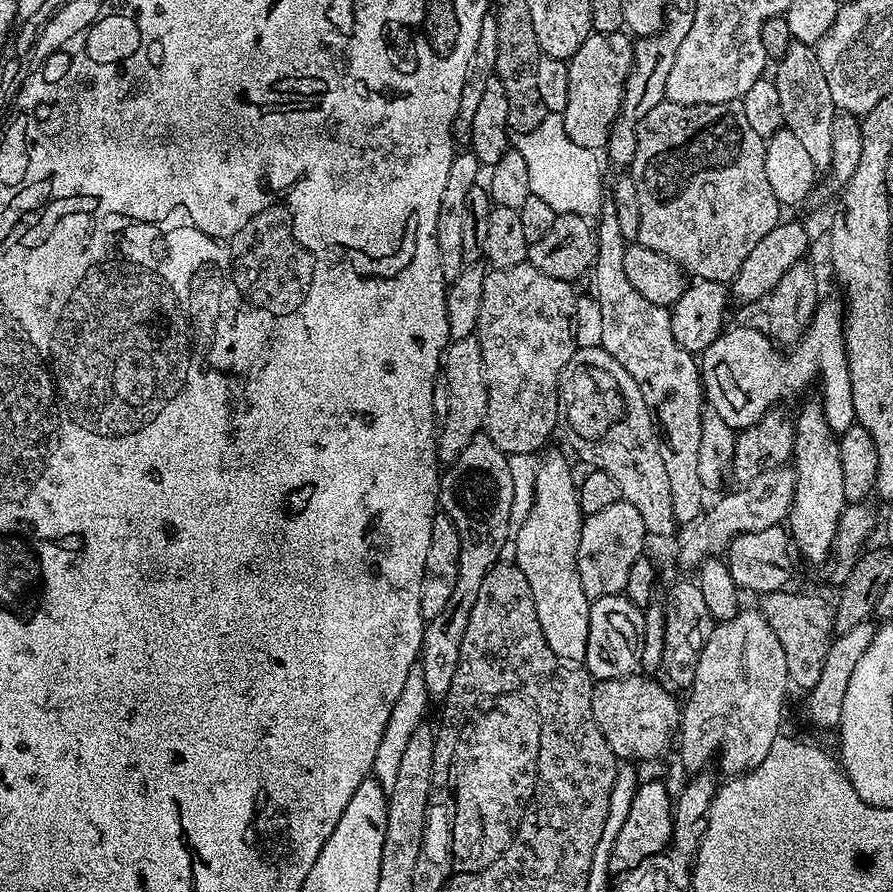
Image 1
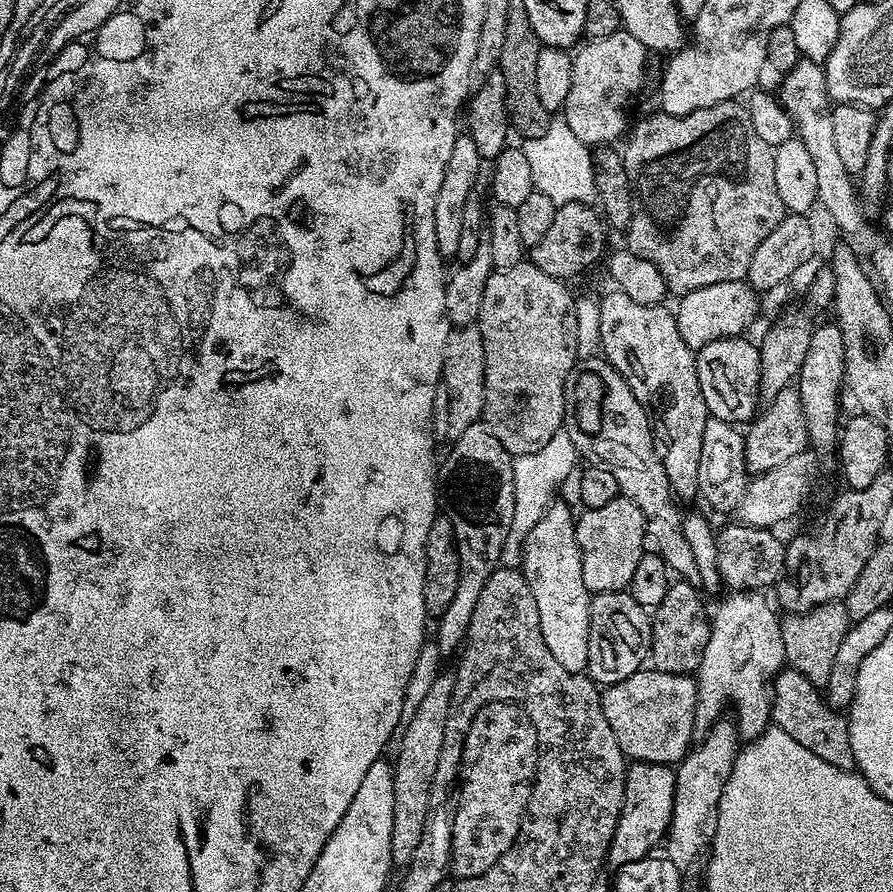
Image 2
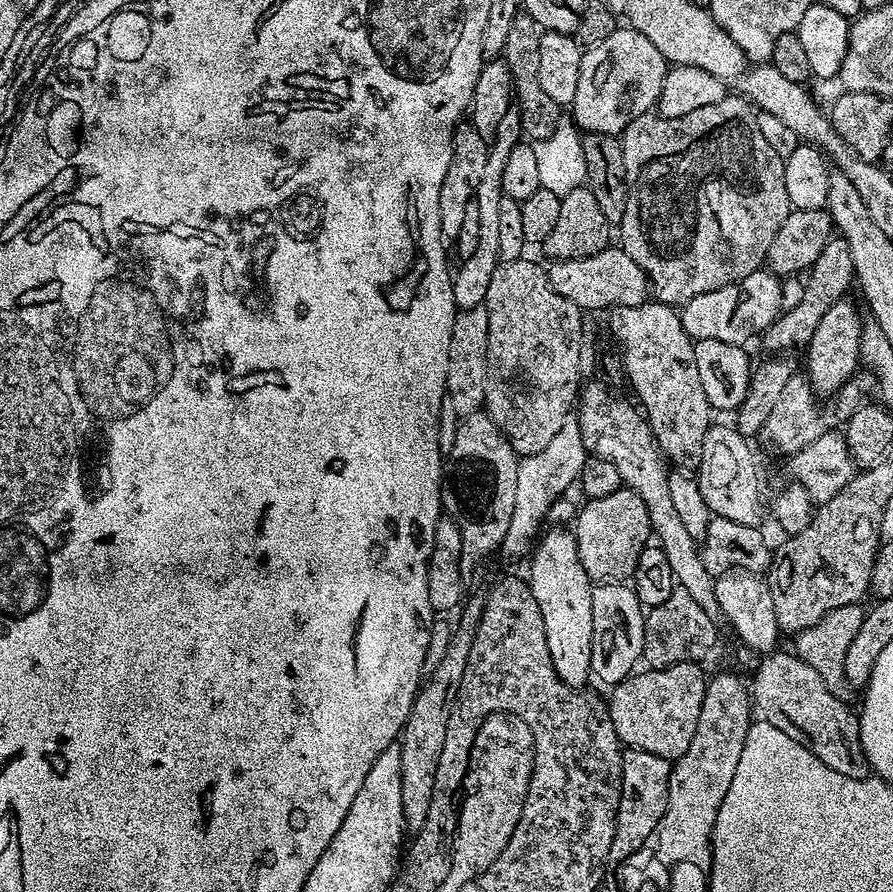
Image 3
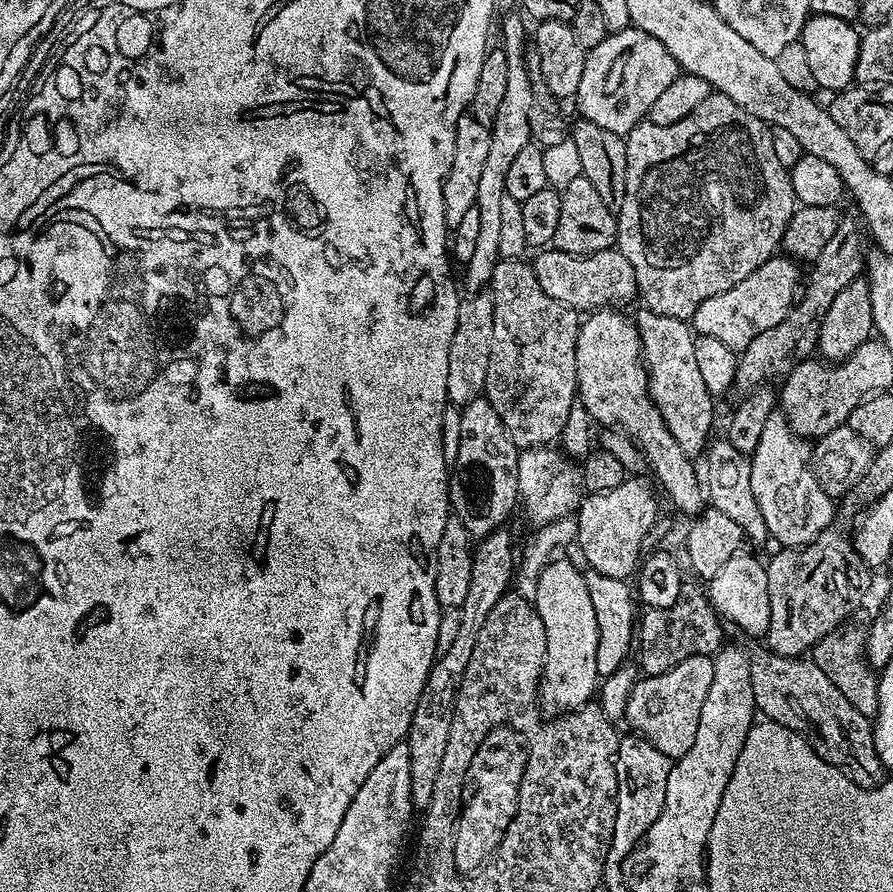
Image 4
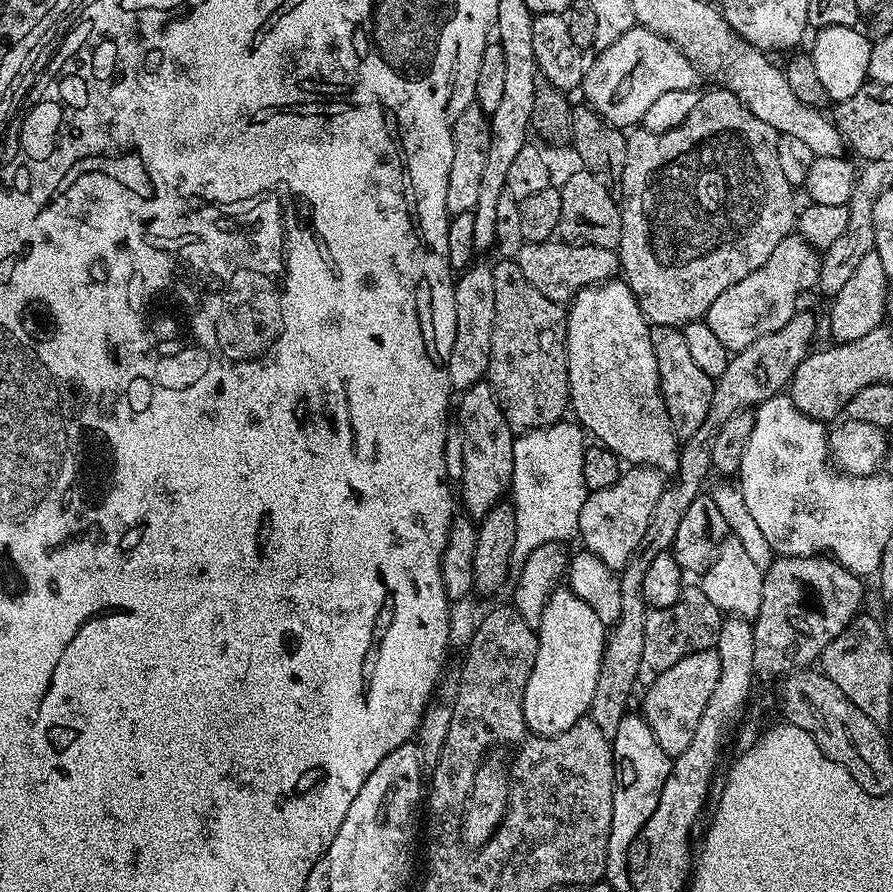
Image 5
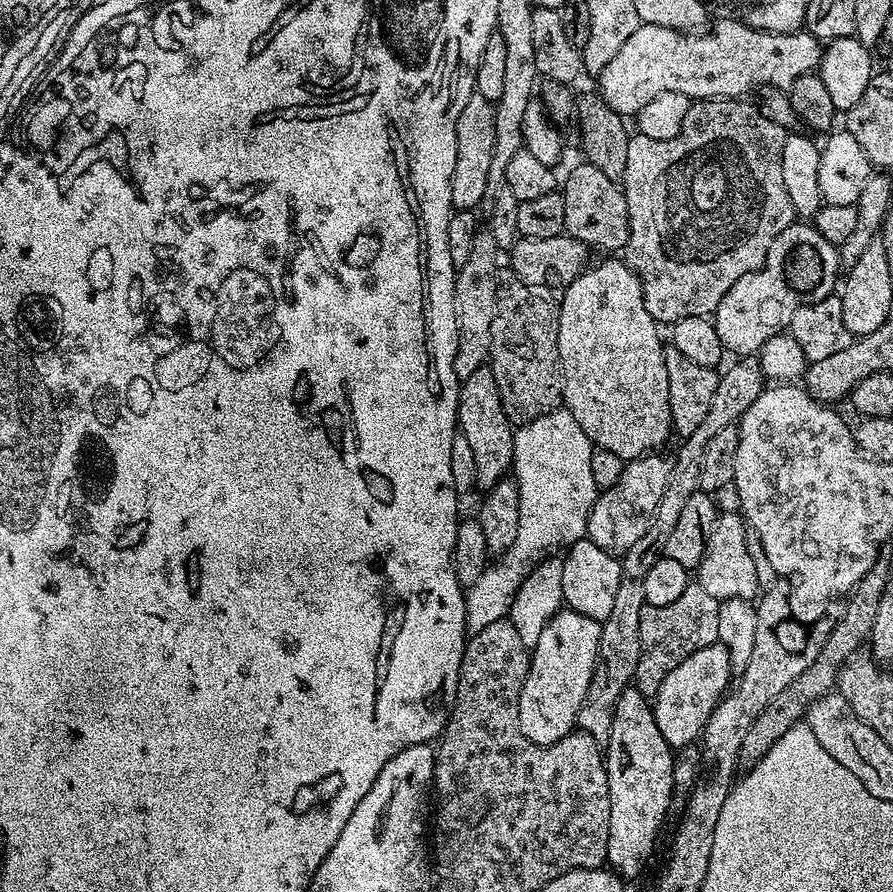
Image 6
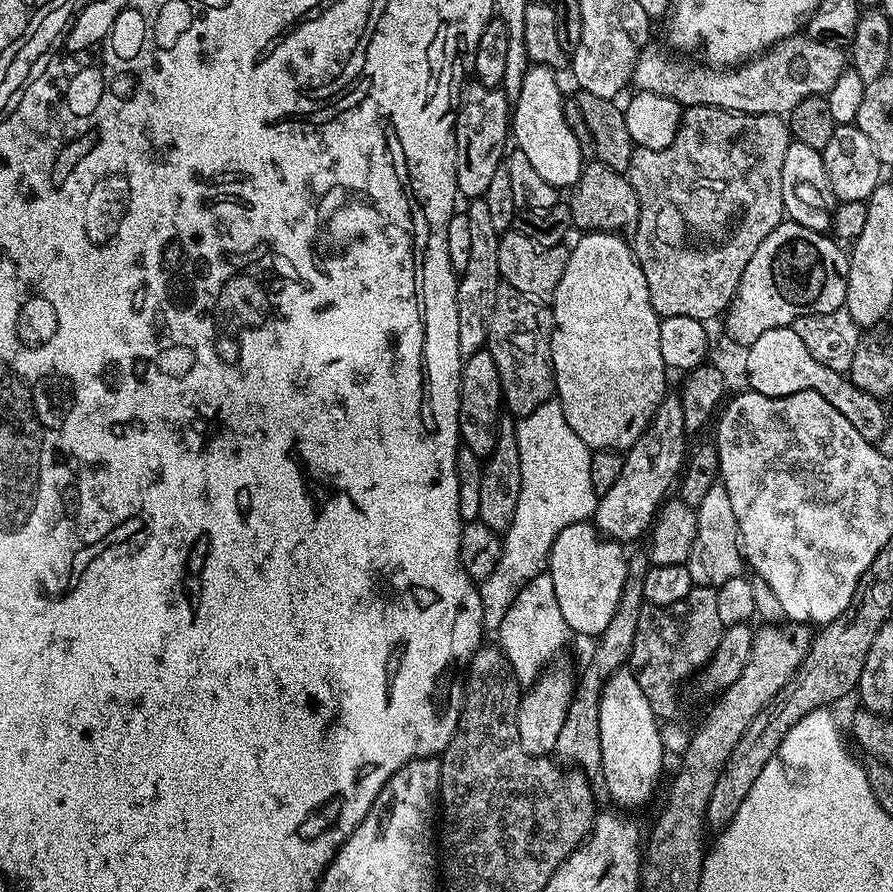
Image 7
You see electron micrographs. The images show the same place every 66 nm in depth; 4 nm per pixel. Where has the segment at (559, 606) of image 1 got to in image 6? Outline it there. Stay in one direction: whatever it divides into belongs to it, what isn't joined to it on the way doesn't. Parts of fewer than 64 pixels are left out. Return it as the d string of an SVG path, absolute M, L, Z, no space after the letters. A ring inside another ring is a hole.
M564 606L546 622L546 630L538 634L538 642L530 650L526 682L522 686L522 694L518 698L518 726L530 742L543 748L549 748L554 742L566 738L577 727L576 719L586 702L586 692L594 678L596 660L599 658L599 636L601 621L586 618L586 614L578 614L573 608Z

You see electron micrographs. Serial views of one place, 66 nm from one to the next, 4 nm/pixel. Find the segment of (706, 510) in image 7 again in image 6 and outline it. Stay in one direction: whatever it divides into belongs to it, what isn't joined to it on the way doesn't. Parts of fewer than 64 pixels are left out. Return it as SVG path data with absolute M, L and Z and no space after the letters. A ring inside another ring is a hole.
M721 511L717 515L706 533L704 557L699 568L695 569L694 580L695 583L702 586L702 590L714 594L714 598L719 601L730 598L752 600L761 591L762 576L756 571L754 558L750 558L746 525L743 515L739 511Z

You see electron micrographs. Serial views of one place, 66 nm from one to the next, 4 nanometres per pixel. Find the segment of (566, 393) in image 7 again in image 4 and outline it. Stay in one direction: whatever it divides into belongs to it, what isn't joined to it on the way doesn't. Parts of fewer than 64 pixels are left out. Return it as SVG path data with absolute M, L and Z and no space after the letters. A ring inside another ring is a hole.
M611 307L601 308L583 317L578 334L576 347L576 387L582 404L588 411L591 419L598 425L608 424L613 429L625 432L640 448L650 472L656 475L655 483L664 487L666 495L680 512L685 512L688 518L695 518L706 507L706 496L702 491L702 476L696 473L693 457L687 456L674 442L674 436L666 426L658 406L652 401L648 392L648 369L644 366L644 358L640 350L640 335L636 329L633 317L623 316L623 311L613 310Z

